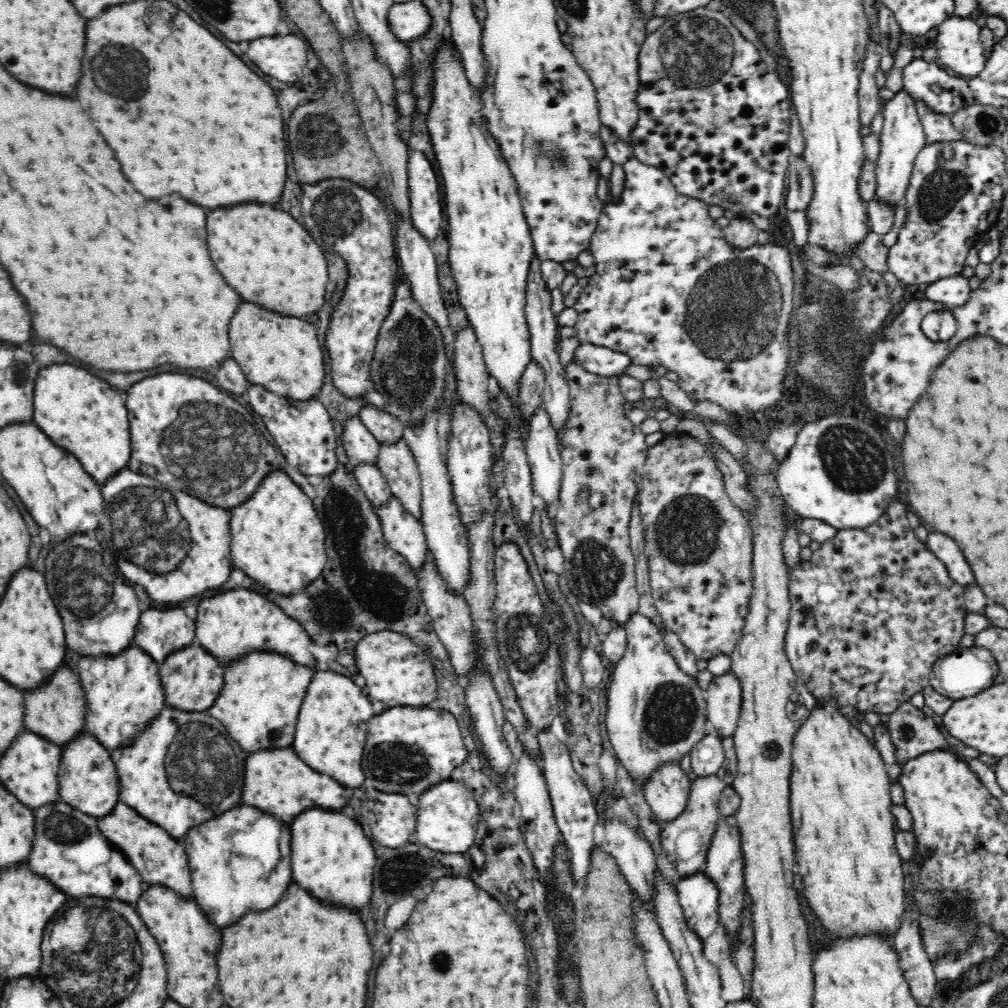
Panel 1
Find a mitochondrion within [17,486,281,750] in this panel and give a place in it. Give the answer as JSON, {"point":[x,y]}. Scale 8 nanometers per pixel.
{"point":[82,581]}

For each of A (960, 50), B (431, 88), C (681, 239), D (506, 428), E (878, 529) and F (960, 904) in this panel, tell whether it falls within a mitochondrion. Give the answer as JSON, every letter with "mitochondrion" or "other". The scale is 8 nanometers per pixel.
{"A":"other","B":"other","C":"other","D":"other","E":"other","F":"mitochondrion"}

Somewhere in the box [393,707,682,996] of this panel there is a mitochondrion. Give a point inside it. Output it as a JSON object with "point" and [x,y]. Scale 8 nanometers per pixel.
{"point":[423,867]}

